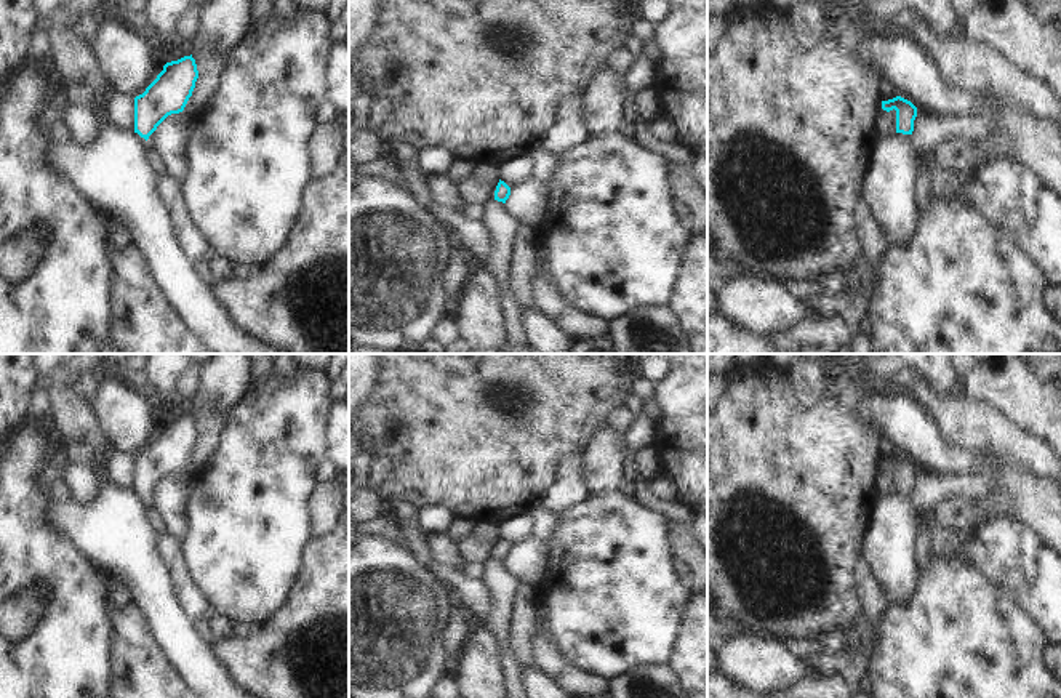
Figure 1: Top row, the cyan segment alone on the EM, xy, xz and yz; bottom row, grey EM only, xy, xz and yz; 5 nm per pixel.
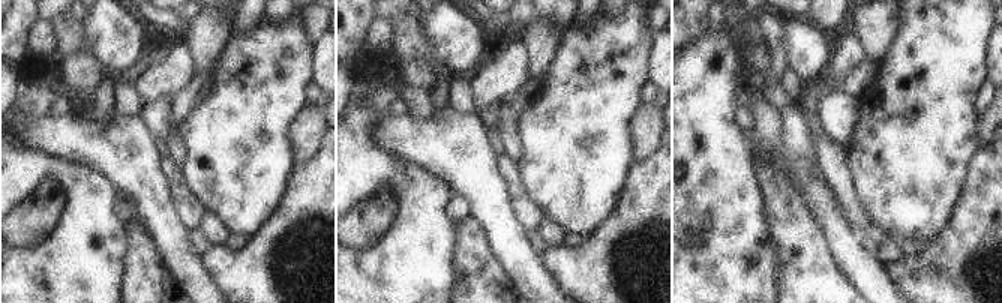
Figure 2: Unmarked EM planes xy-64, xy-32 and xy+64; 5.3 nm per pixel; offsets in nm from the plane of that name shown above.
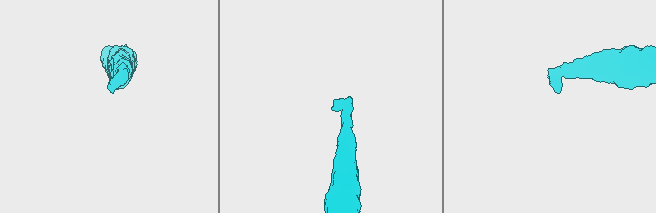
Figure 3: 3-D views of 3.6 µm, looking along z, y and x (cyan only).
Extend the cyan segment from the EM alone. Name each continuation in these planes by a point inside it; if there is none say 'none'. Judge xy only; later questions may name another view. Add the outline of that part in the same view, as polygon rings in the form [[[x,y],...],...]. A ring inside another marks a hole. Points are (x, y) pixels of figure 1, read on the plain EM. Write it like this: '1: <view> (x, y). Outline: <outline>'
none.

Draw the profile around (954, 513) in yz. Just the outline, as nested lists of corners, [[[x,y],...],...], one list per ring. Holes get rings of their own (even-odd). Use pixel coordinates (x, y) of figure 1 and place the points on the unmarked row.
[[[949,496],[938,503],[935,514],[936,520],[947,530],[962,530],[981,514],[981,509],[979,498]]]

